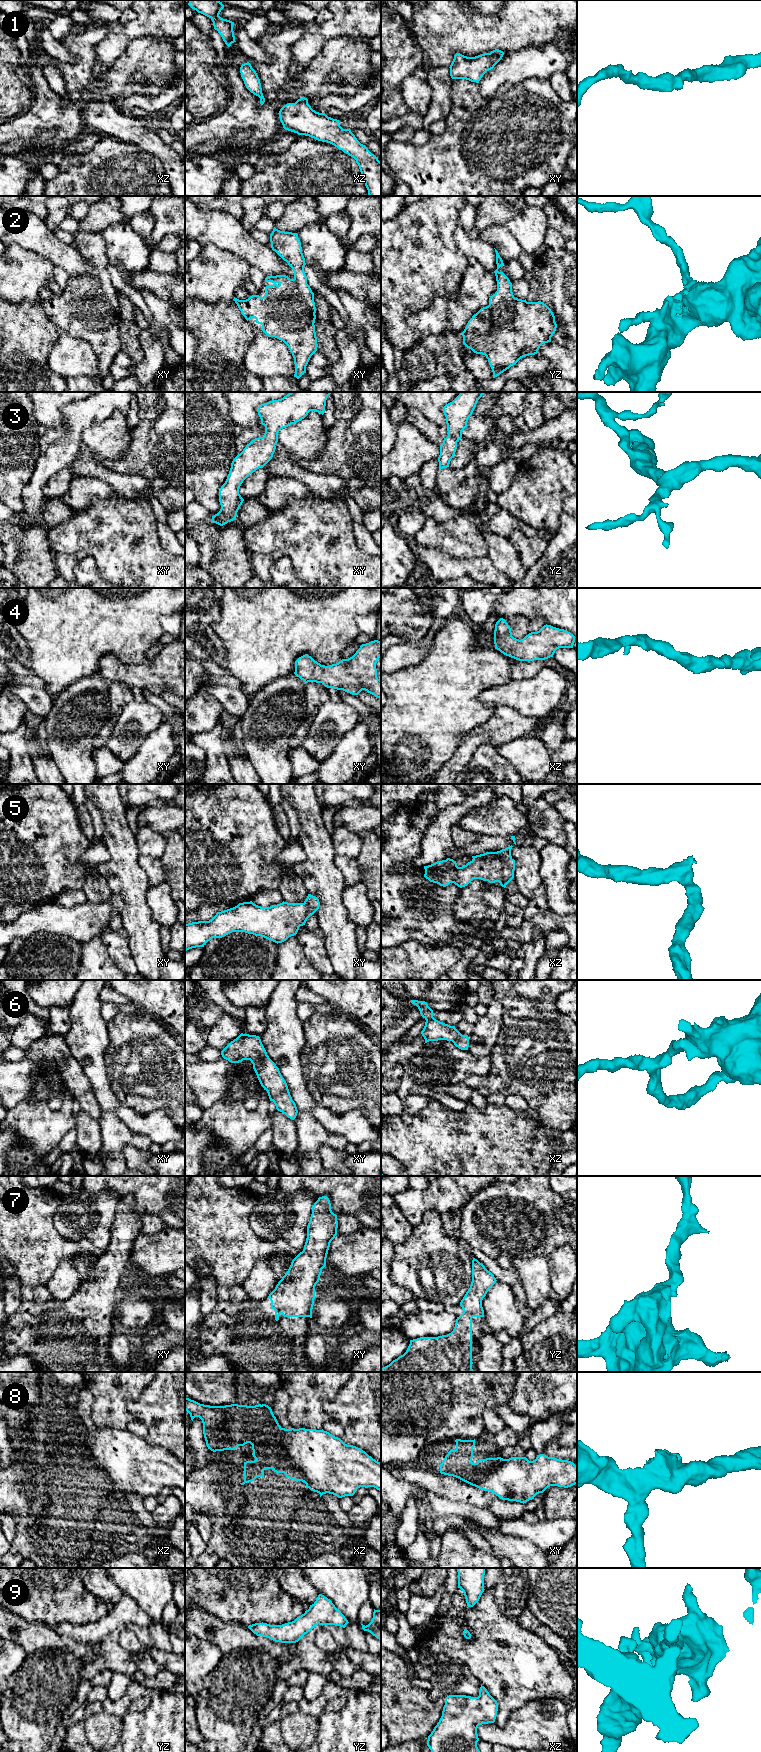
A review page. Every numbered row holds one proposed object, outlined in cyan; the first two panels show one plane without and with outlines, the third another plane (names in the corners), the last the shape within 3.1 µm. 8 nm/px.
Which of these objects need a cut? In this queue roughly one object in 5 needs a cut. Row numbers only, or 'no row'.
no row

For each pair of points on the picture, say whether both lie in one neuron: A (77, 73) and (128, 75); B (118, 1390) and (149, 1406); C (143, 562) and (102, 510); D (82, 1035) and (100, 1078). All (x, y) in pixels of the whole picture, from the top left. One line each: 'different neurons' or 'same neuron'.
A: same neuron
B: different neurons
C: same neuron
D: same neuron

